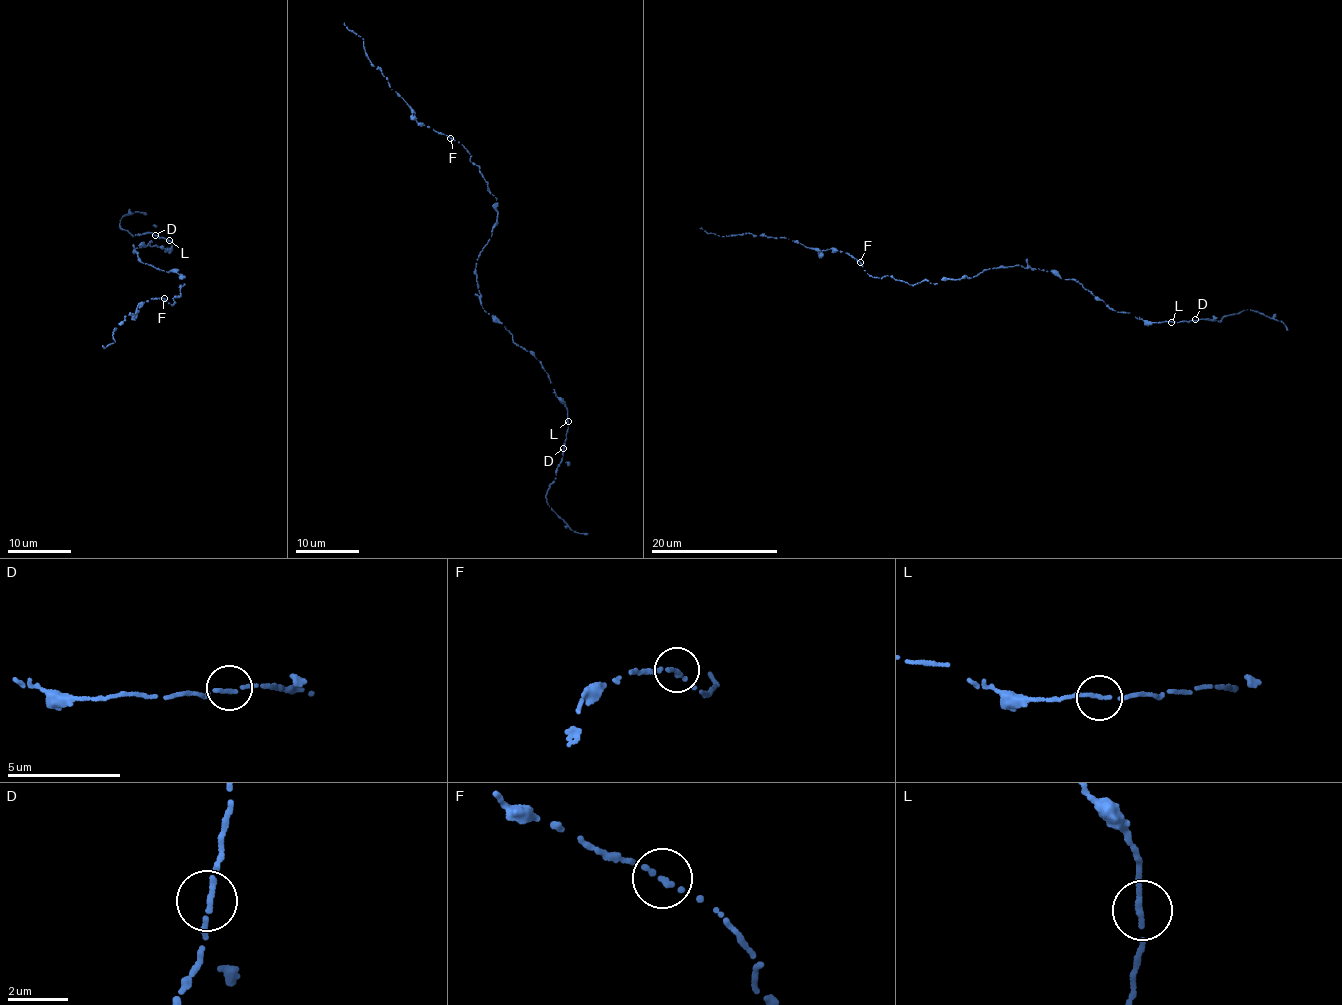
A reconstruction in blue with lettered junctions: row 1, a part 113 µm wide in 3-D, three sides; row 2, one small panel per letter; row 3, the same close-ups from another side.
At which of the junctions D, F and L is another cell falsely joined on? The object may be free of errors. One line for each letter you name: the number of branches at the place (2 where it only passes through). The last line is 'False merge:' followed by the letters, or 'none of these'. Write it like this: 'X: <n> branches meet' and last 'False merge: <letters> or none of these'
False merge: none of these

